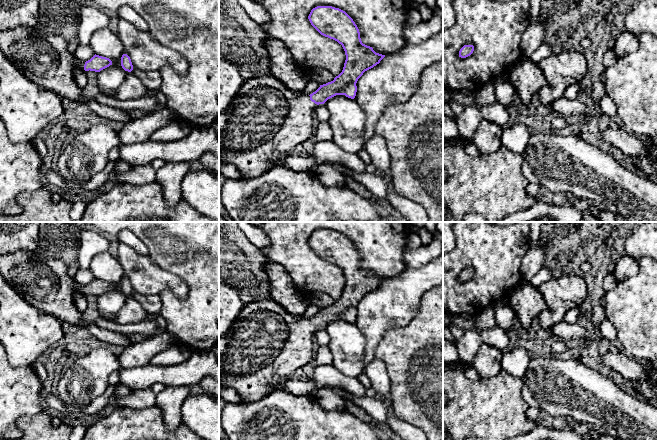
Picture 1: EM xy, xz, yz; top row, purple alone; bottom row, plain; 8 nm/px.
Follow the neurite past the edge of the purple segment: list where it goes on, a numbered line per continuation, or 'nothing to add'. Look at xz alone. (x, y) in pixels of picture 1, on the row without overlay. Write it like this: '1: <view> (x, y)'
1: xz (265, 344)

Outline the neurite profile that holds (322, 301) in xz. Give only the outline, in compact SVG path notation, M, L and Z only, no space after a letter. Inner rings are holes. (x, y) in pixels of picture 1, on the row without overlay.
M321 294L316 296L315 298L310 298L311 302L315 302L316 305L320 308L326 308L328 306L331 306L334 304L335 300L332 299L330 296L326 295L326 294Z

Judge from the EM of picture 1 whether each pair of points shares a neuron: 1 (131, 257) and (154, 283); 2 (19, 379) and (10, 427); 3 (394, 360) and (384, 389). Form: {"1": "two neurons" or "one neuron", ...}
{"1": "one neuron", "2": "one neuron", "3": "two neurons"}

